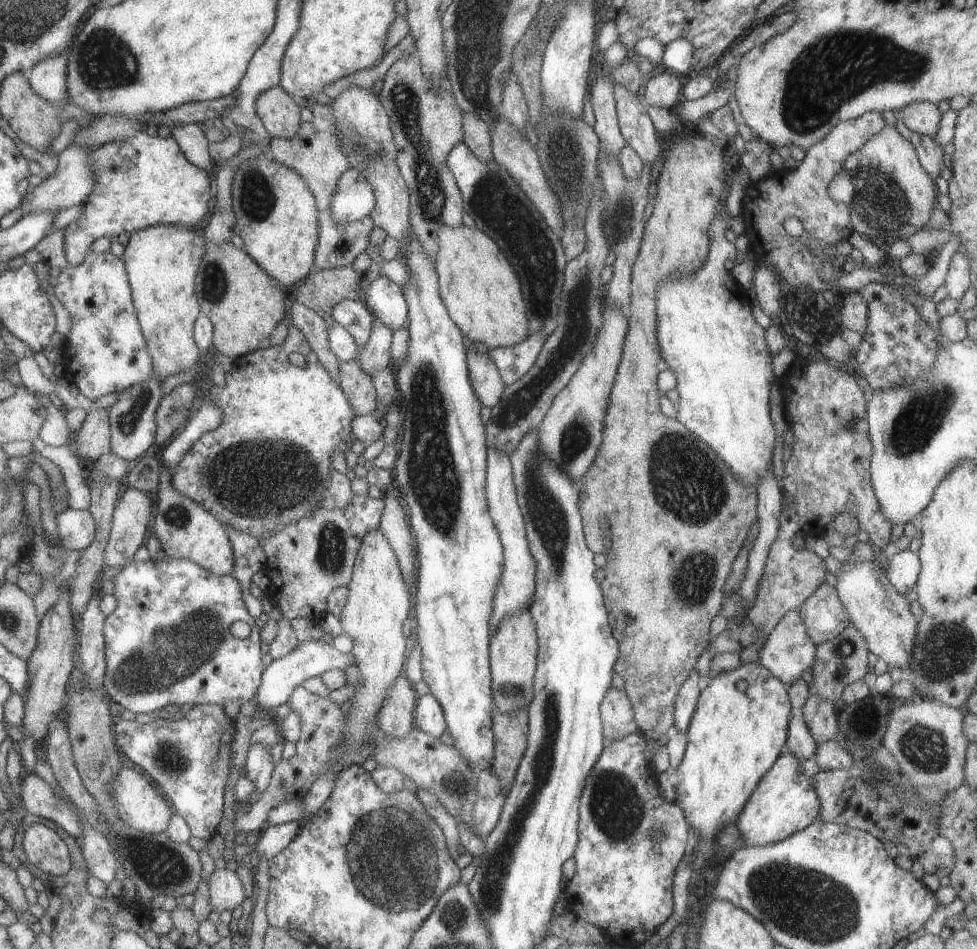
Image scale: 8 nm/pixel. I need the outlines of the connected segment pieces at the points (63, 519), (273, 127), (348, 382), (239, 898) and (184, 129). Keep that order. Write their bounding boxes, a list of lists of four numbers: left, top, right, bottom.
[[56,508,95,550],[255,84,300,139],[337,360,377,416],[208,868,245,913],[172,124,214,179]]

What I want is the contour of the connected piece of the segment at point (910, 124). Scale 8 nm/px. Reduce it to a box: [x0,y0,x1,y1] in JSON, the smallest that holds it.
[897,102,941,138]

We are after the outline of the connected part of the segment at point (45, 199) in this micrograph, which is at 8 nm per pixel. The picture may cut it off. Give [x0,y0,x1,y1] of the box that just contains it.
[19,144,93,218]

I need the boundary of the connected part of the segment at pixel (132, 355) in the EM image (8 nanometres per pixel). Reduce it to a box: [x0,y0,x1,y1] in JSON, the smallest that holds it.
[54,250,153,402]

